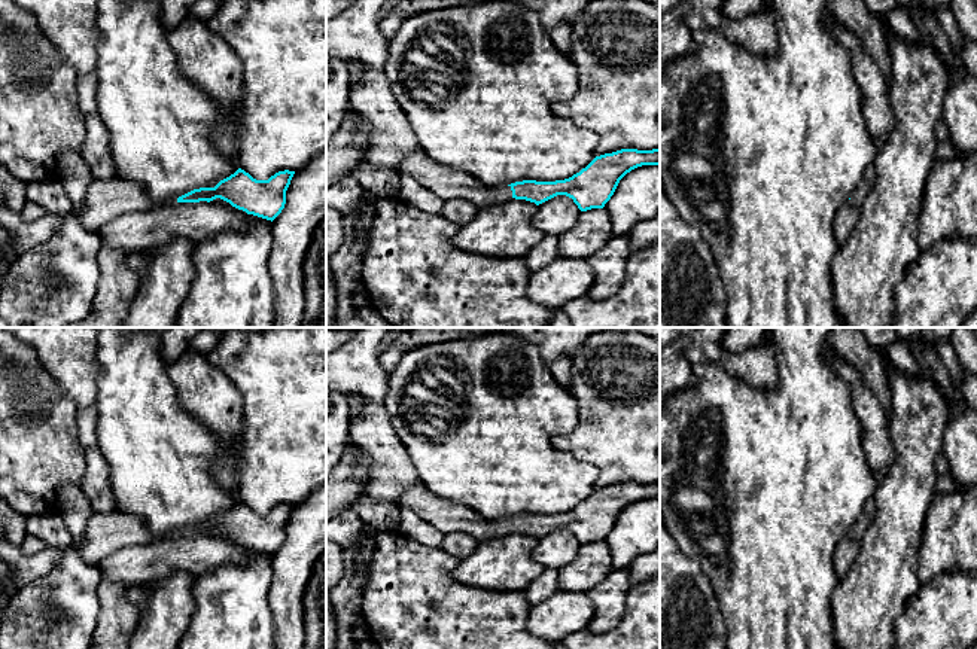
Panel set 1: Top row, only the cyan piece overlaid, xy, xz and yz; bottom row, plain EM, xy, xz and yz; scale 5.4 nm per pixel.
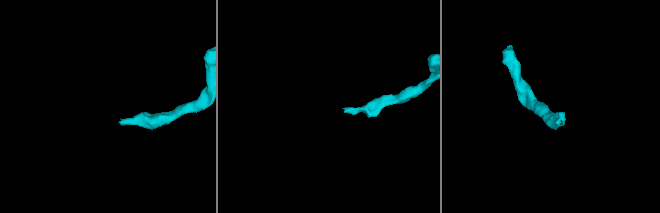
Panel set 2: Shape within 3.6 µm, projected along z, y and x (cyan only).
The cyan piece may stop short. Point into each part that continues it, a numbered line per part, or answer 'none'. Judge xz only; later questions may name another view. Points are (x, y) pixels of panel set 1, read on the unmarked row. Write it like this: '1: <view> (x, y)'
1: xz (447, 517)

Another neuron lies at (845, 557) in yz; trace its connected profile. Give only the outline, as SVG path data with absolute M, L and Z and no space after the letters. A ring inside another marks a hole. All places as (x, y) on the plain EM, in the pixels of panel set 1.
M849 536L840 540L838 548L834 552L834 569L841 579L846 578L856 564L861 551L862 546L859 540Z

